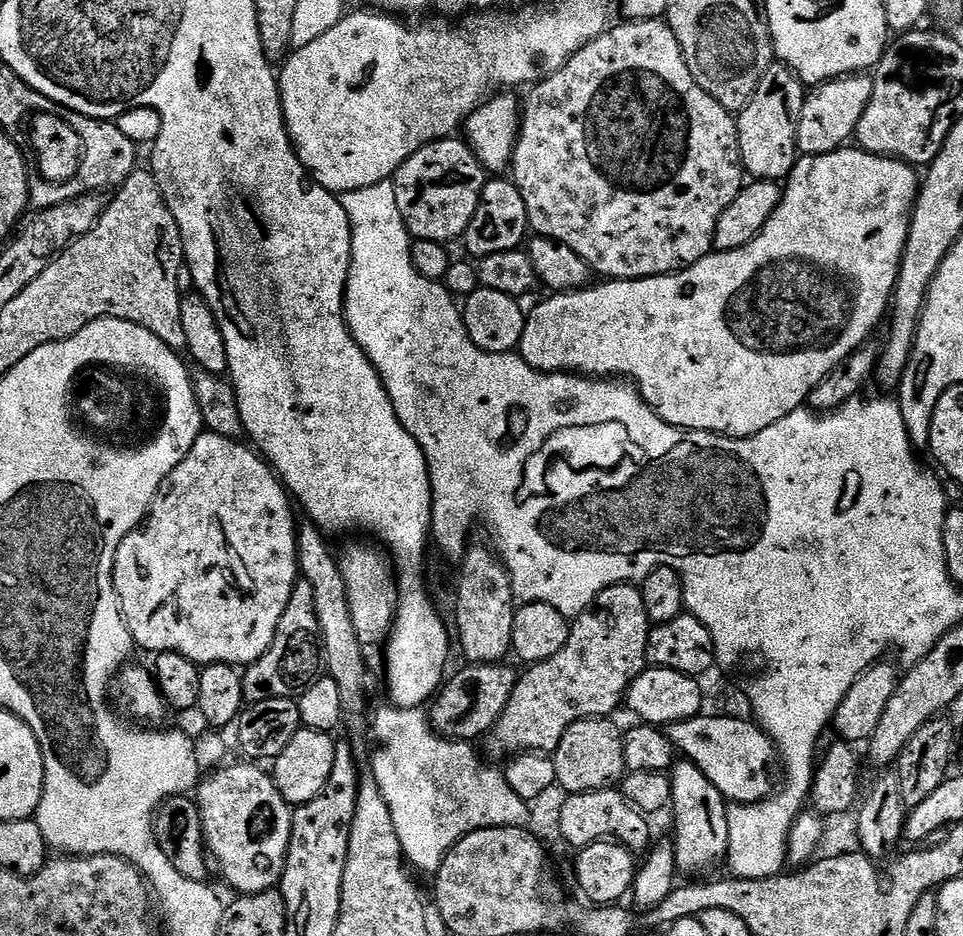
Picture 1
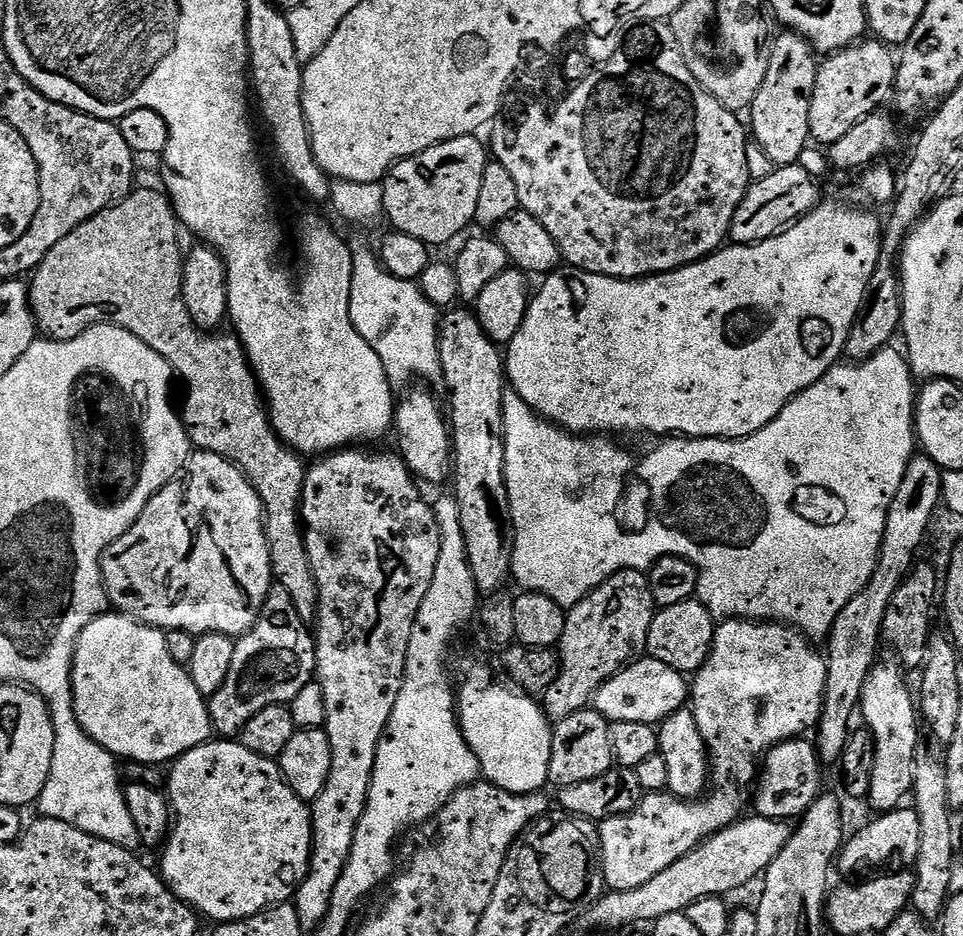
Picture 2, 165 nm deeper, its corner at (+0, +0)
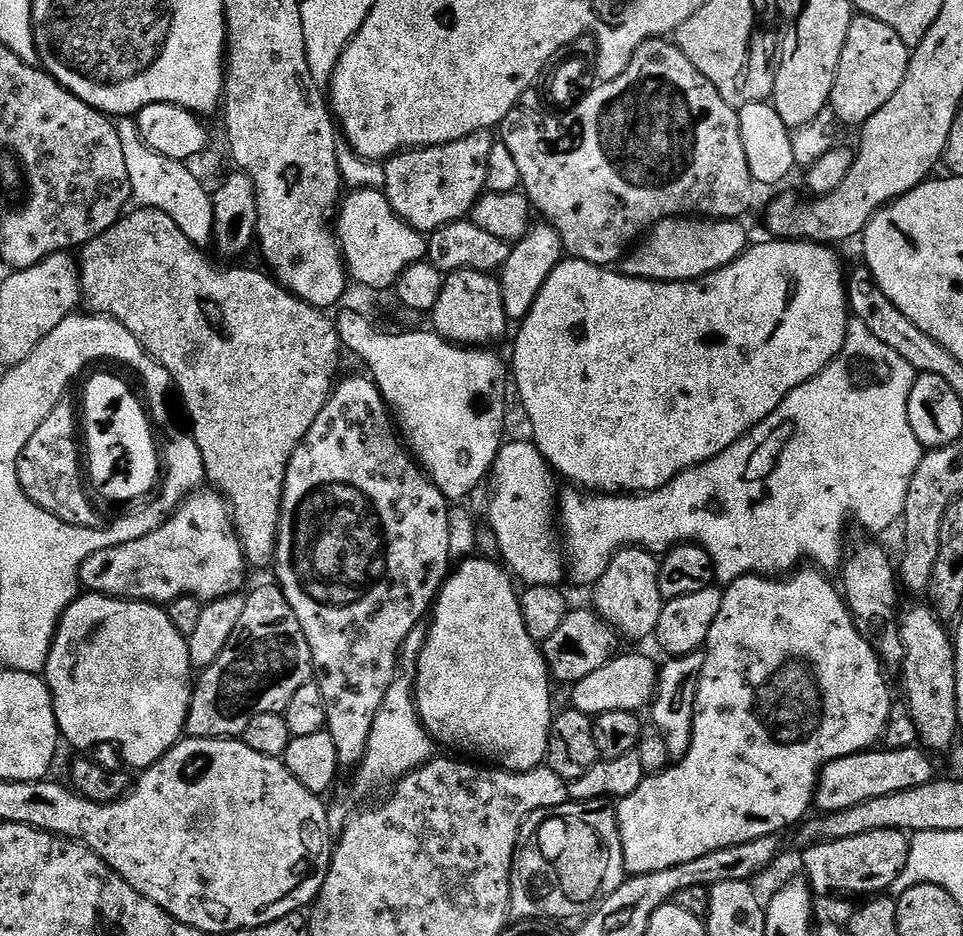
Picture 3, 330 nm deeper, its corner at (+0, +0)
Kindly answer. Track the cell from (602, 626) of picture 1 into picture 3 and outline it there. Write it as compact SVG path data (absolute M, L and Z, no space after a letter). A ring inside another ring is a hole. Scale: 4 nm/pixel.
M621 548L613 556L612 561L606 566L600 581L591 589L592 604L597 616L616 633L617 637L628 640L644 640L655 633L658 626L658 614L662 614L665 606L665 600L658 590L658 570L660 569L660 560L653 553L644 548Z

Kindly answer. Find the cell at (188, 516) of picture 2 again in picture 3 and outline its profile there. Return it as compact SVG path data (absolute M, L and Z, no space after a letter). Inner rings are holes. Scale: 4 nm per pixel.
M197 490L184 503L151 532L125 544L90 554L80 563L78 580L89 593L97 596L114 596L118 600L140 600L146 604L167 606L183 596L192 596L201 602L220 599L225 594L235 593L244 584L246 561L240 540L232 529L230 509L224 498L215 491Z

